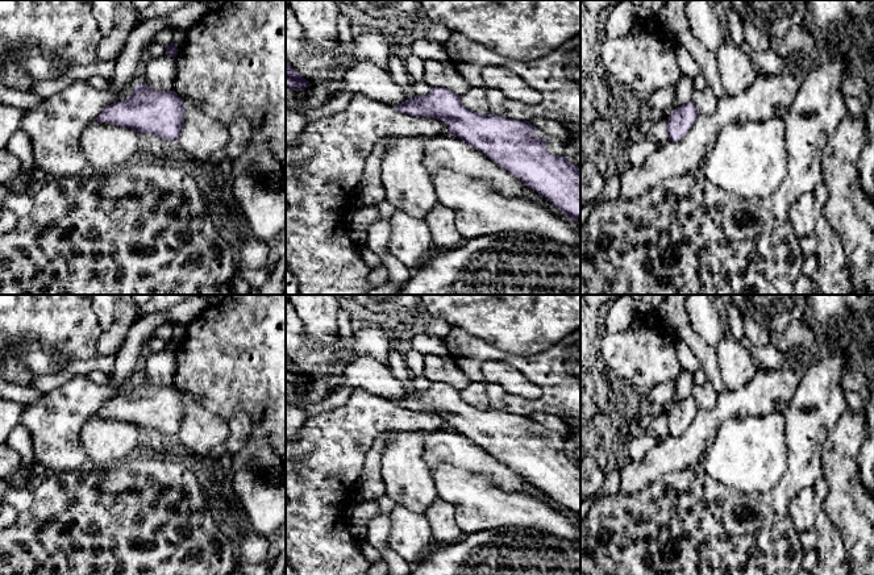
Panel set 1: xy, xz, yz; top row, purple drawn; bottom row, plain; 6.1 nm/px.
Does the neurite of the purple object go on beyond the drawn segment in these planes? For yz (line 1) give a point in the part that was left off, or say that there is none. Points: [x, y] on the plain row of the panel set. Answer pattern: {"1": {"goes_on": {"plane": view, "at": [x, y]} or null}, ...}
{"1": {"goes_on": null}}

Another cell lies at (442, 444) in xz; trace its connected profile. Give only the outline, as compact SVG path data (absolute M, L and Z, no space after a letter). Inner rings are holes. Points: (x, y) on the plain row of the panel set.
M450 428L425 432L423 446L424 461L430 471L441 463L451 463L467 471L488 475L505 492L529 495L558 511L567 512L545 491L528 483L524 476L505 466L484 447Z

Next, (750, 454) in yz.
M783 413L724 422L702 459L703 471L723 486L748 495L770 491L788 464Z

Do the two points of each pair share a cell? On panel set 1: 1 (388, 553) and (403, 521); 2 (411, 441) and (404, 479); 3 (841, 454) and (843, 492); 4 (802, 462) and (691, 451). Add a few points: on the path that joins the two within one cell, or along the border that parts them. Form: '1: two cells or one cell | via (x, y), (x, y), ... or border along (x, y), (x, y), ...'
1: two cells | border along (390, 516), (387, 544), (406, 561)
2: one cell | via (404, 450), (404, 470)
3: one cell | via (841, 463), (843, 483)
4: two cells | border along (695, 466), (665, 474)

